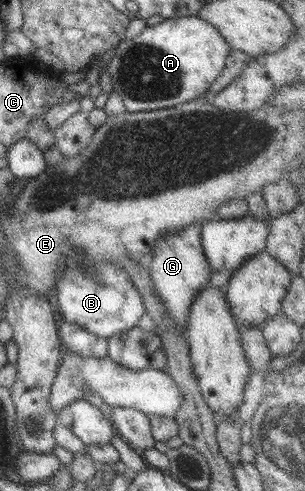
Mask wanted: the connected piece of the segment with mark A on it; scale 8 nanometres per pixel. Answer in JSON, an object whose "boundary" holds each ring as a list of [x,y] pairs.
{"boundary":[[[197,16],[163,19],[161,23],[153,27],[145,26],[139,35],[130,39],[130,41],[123,40],[115,49],[116,51],[114,51],[114,55],[112,55],[112,59],[110,59],[108,64],[108,73],[110,74],[110,81],[112,82],[112,92],[120,96],[125,111],[130,113],[157,110],[162,109],[162,107],[172,107],[172,105],[178,105],[202,97],[208,90],[208,87],[216,80],[216,77],[223,71],[226,57],[230,51],[229,46],[223,41],[218,31]]]}

